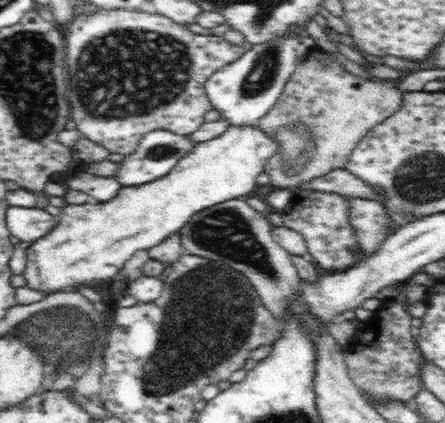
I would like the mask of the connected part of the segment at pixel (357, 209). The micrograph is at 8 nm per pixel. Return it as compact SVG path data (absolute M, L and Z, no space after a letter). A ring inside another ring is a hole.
M346 196L350 202L348 218L354 227L356 240L365 255L376 252L390 231L390 219L380 201Z

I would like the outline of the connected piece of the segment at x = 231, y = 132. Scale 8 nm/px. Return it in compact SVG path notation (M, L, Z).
M251 124L230 125L220 136L198 143L192 154L180 159L170 174L158 180L138 186L122 186L109 201L62 207L57 225L46 236L32 241L25 249L26 266L22 275L27 282L26 287L40 292L78 289L81 285L116 277L118 272L123 272L124 264L134 252L147 251L166 240L166 237L179 232L197 212L227 200L246 198L250 192L254 192L256 178L262 174L268 160L280 151L280 145L274 136L264 134L260 128Z

